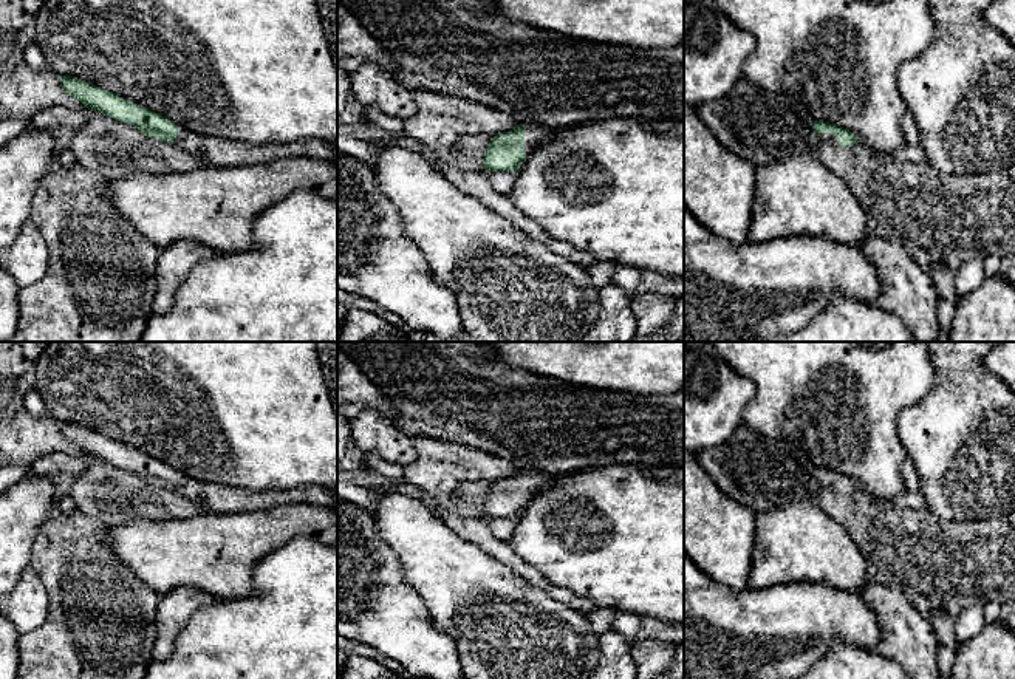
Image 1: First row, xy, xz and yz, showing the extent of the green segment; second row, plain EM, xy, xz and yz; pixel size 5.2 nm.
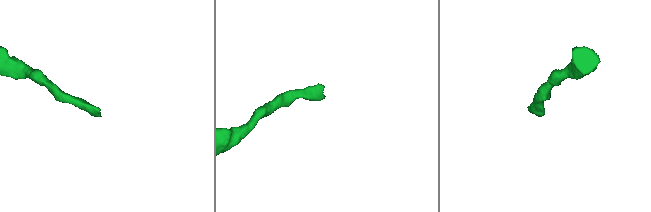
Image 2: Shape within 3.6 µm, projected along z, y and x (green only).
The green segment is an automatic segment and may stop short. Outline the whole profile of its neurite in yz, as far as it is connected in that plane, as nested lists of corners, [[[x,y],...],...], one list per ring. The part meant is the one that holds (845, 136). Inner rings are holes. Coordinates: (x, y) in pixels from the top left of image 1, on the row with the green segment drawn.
[[[814,121],[814,135],[832,144],[834,147],[848,148],[857,142],[857,136],[843,127],[832,125],[823,121]]]

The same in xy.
[[[59,76],[63,91],[85,108],[141,130],[147,138],[176,144],[207,167],[252,165],[285,156],[311,156],[337,161],[337,147],[320,139],[302,139],[285,145],[249,145],[186,130],[161,113],[141,107],[77,77]]]

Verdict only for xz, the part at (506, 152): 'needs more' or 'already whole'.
needs more

